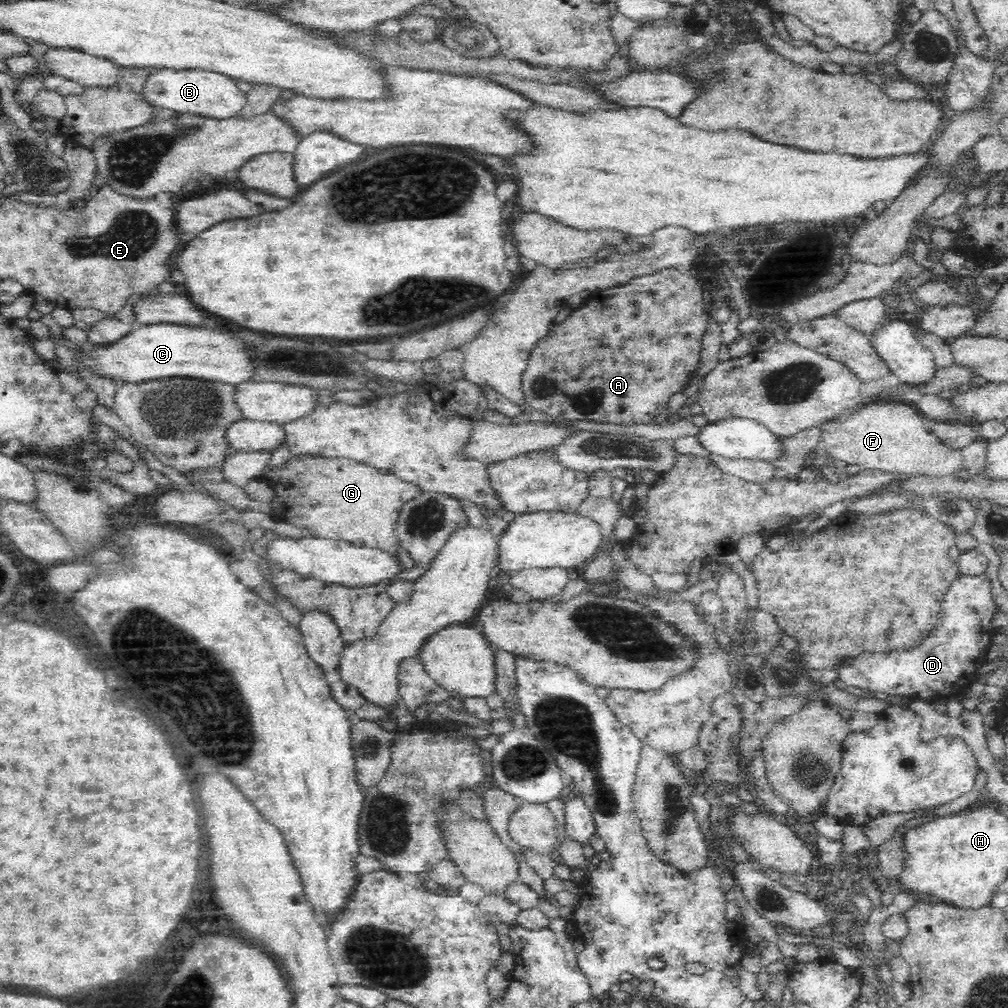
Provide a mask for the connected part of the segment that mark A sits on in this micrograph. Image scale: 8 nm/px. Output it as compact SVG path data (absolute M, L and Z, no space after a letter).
M669 268L633 278L623 285L617 285L608 290L597 291L592 294L587 302L578 307L570 317L567 317L563 322L555 323L550 328L548 336L542 338L534 346L522 378L522 389L524 389L526 404L534 407L536 411L552 416L554 419L592 420L612 424L652 422L655 416L666 412L668 402L670 402L673 394L685 390L698 368L703 336L706 334L709 318L706 315L704 302L702 301L704 300L702 291L702 286L692 276L688 276L686 271Z

